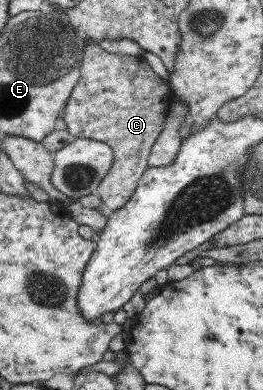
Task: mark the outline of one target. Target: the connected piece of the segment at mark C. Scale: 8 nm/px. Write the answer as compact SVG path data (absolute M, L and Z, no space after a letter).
M88 36L83 45L80 80L71 91L62 111L61 120L72 139L95 139L107 143L112 148L113 162L109 172L95 188L95 193L100 196L104 208L110 213L129 200L141 176L147 170L152 146L155 146L157 138L161 136L161 131L165 128L171 92L168 81L158 76L142 55L118 55L103 49L97 40L90 39Z

